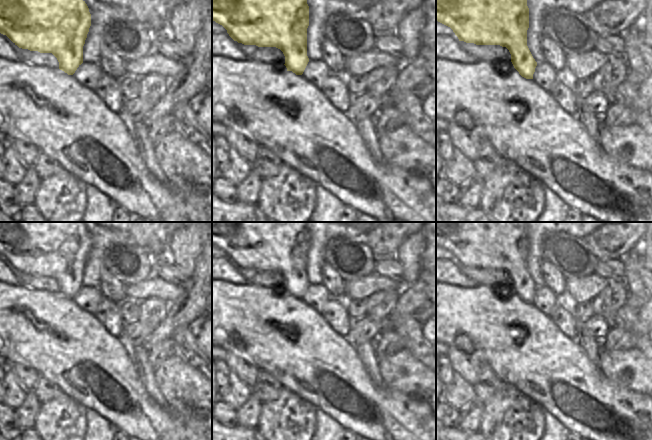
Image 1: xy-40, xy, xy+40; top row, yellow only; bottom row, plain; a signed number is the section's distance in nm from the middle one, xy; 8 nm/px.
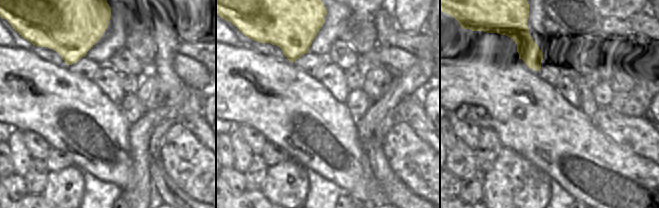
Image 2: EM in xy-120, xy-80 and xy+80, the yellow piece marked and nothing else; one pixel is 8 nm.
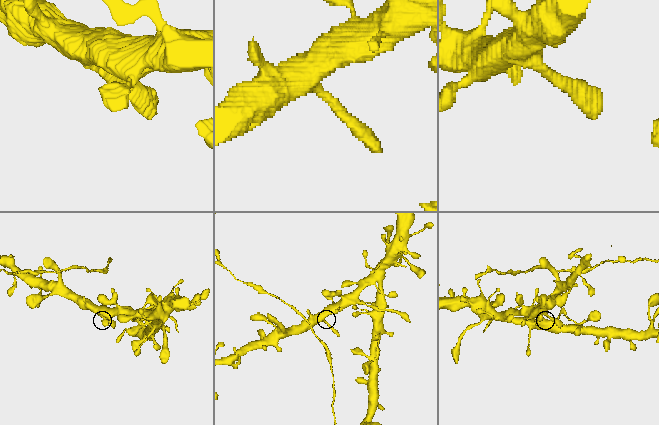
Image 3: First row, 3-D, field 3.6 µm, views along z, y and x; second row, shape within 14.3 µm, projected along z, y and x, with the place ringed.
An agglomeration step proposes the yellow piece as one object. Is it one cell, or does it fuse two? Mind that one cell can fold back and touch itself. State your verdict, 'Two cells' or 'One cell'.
One cell

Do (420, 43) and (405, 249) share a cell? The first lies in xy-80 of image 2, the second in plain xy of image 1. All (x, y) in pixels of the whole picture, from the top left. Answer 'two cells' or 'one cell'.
two cells

